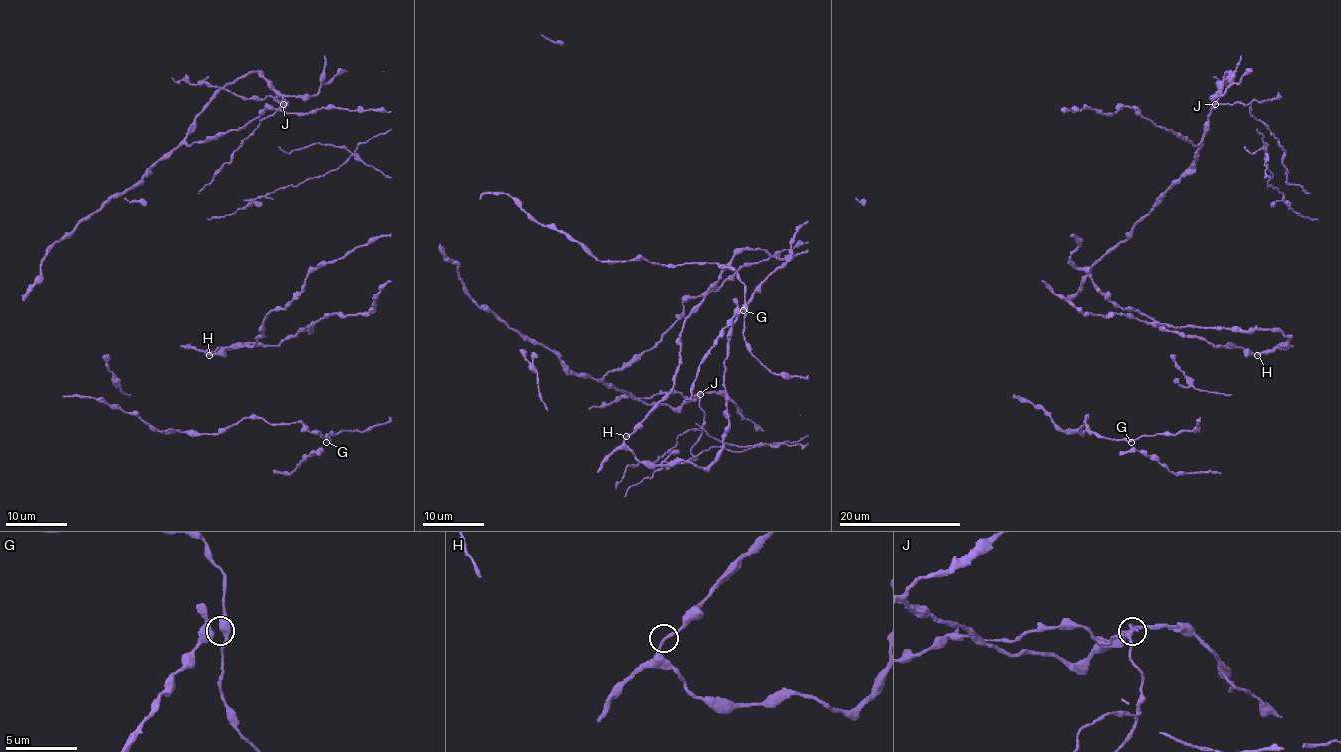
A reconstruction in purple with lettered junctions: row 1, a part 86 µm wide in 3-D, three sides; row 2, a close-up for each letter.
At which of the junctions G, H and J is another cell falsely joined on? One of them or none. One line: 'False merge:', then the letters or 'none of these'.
False merge: J

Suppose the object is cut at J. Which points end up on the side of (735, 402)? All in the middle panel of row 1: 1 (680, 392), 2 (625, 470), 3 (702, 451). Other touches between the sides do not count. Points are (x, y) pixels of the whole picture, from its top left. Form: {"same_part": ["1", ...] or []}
{"same_part": []}

